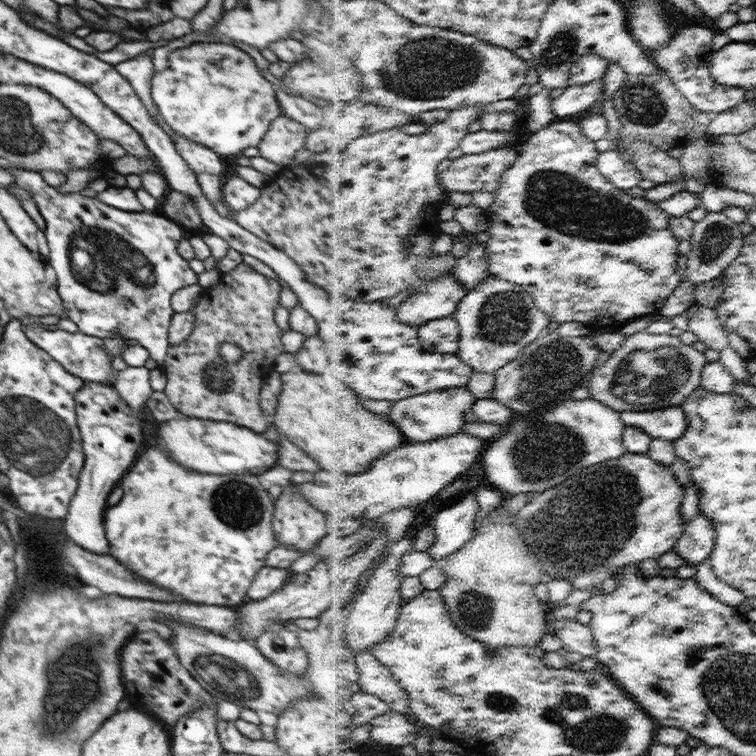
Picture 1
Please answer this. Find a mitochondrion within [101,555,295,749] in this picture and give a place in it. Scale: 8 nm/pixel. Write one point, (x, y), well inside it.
(226, 675)

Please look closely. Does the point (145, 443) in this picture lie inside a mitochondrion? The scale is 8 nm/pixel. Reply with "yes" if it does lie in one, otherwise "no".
no

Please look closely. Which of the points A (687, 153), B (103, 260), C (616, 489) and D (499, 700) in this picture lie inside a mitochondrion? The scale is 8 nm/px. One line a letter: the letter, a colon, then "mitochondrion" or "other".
A: other
B: mitochondrion
C: mitochondrion
D: mitochondrion

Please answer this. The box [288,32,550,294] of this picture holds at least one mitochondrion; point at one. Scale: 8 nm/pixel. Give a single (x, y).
(430, 68)

